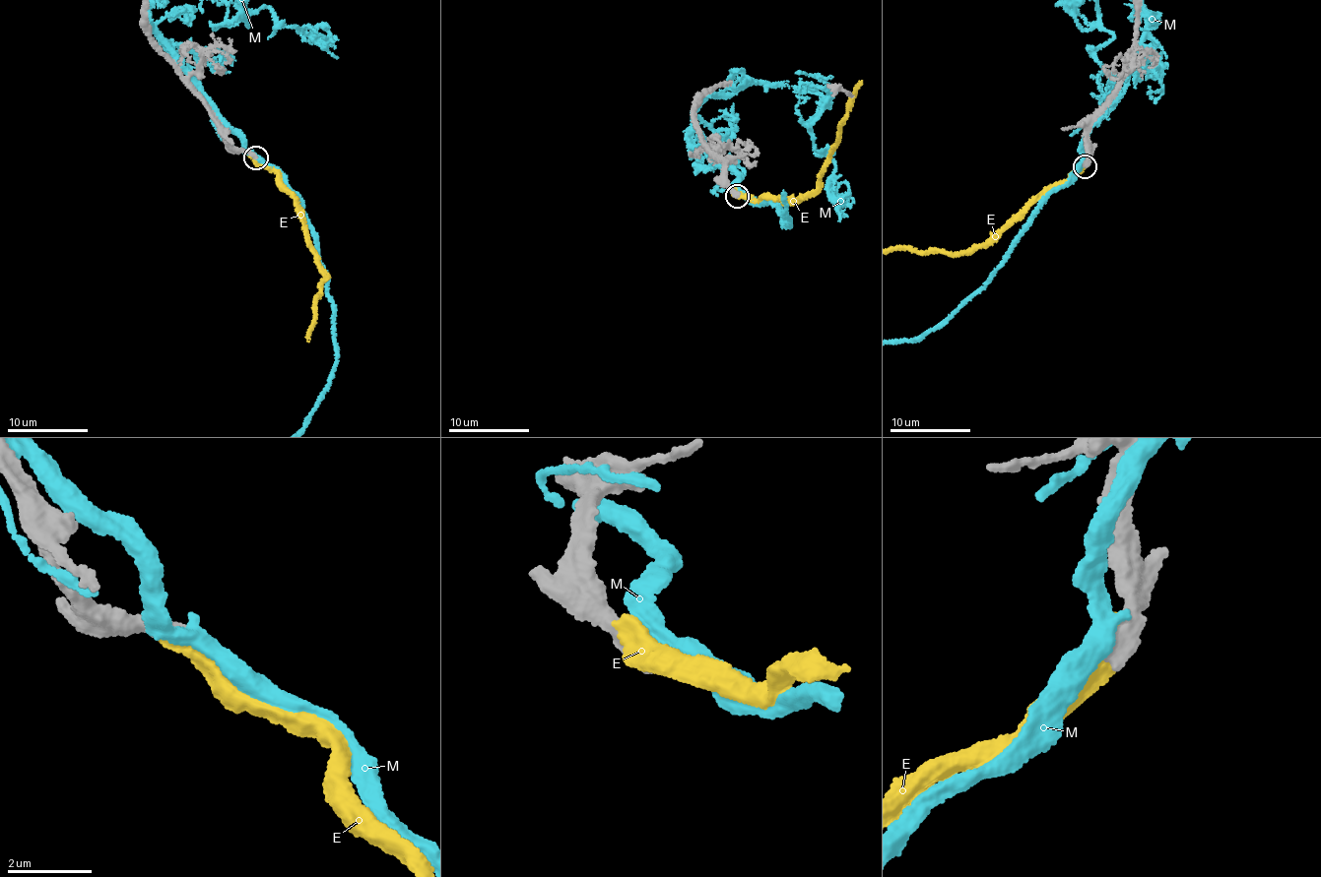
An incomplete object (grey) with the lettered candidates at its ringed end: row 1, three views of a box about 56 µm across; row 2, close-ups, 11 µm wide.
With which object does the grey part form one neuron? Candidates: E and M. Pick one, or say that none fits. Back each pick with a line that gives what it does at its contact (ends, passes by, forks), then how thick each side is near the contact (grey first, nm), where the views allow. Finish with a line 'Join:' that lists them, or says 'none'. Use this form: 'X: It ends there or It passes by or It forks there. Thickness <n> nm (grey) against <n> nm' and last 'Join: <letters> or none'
Join: none

